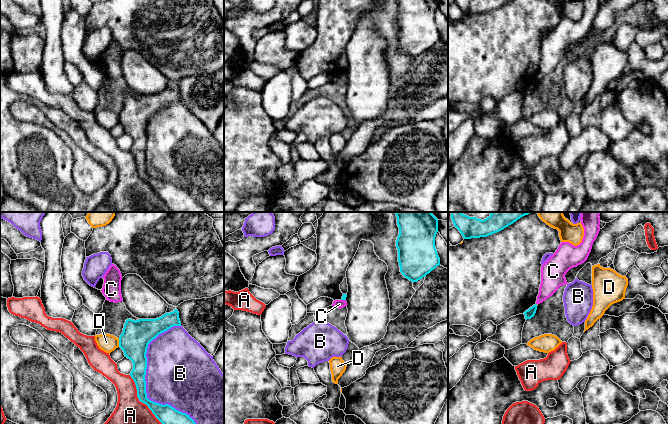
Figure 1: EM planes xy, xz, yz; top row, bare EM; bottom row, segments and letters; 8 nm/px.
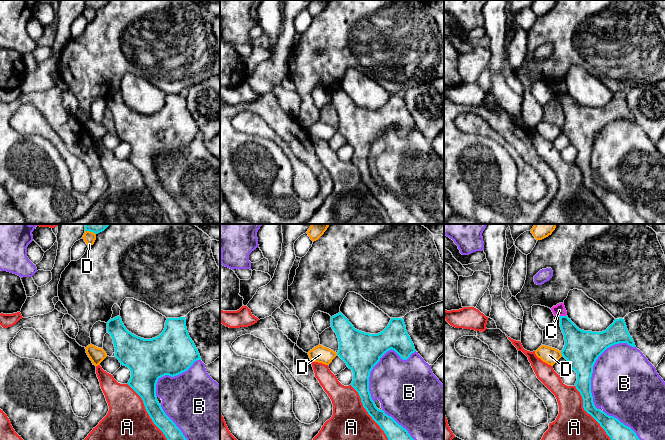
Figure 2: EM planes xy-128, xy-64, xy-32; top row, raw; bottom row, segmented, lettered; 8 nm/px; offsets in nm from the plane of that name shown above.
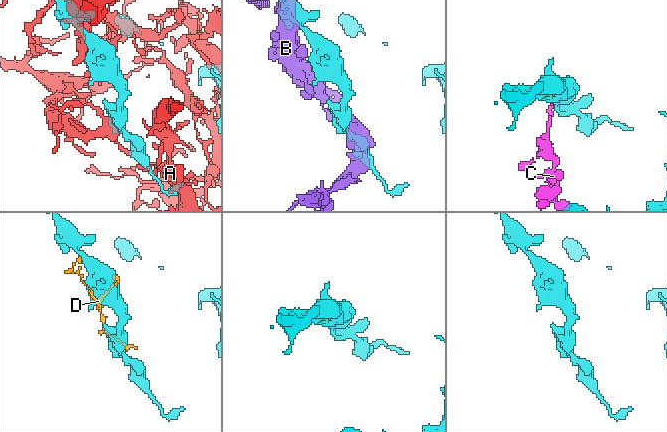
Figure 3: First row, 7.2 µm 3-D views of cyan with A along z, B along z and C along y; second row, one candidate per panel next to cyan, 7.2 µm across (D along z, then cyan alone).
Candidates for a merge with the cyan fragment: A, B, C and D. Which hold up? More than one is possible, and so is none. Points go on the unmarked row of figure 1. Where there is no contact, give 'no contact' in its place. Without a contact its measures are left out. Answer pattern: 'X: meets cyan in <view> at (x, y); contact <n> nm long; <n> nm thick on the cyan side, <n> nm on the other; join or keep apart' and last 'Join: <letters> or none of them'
A: meets cyan in xy at (145, 179); contact 600 nm long; 160 nm thick on the cyan side, 380 nm on the other; keep apart
B: meets cyan in xy at (145, 165); contact 950 nm long; 140 nm thick on the cyan side, 440 nm on the other; keep apart
C: meets cyan in xz at (343, 75); contact 40 nm long; 40 nm thick on the cyan side, 70 nm on the other; keep apart
D: meets cyan in xy at (119, 118); contact 70 nm long; 240 nm thick on the cyan side, 140 nm on the other; keep apart
Join: none of them

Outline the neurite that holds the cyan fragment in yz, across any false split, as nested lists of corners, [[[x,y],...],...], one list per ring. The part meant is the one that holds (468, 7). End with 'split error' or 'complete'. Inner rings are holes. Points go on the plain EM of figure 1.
[[[454,0],[464,15],[487,13],[511,0]]]; complete

